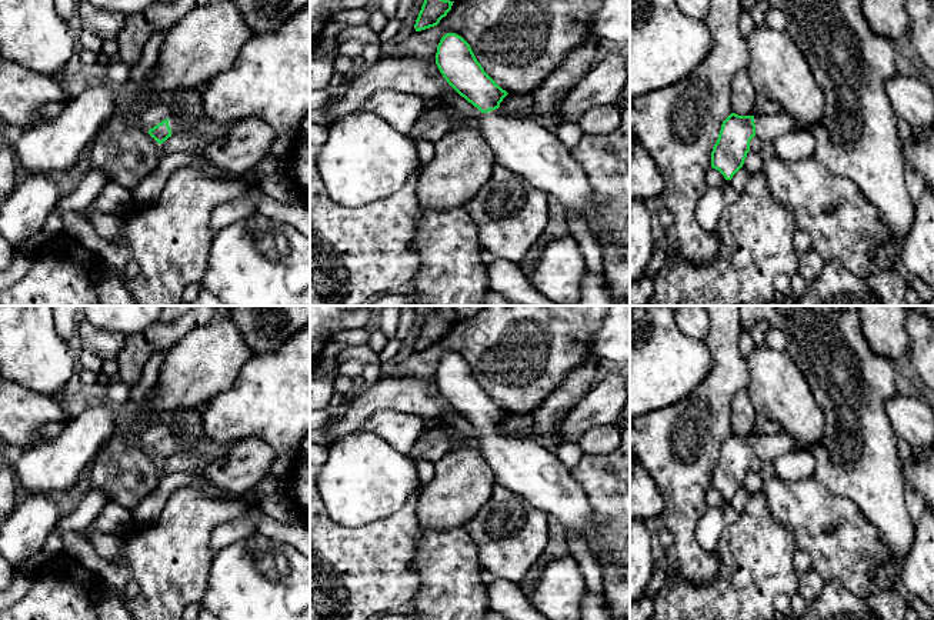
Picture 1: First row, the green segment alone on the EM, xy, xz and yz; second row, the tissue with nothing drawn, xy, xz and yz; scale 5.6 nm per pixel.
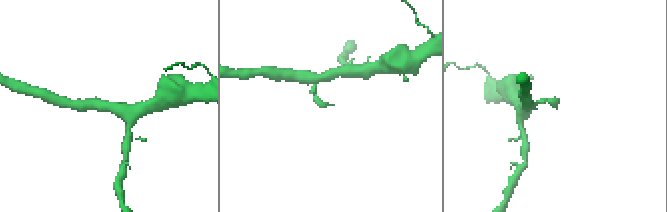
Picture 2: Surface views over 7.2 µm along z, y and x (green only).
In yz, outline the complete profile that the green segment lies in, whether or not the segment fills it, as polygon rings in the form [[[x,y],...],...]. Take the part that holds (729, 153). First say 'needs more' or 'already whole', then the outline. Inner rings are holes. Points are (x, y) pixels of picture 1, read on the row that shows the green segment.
needs more; [[[783,111],[758,116],[731,113],[723,121],[717,143],[713,147],[711,167],[718,170],[725,180],[731,180],[743,167],[754,136],[764,141],[774,141],[788,133],[798,133],[798,129]]]

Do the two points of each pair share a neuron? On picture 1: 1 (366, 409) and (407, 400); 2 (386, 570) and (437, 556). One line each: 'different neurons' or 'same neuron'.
1: same neuron
2: different neurons

